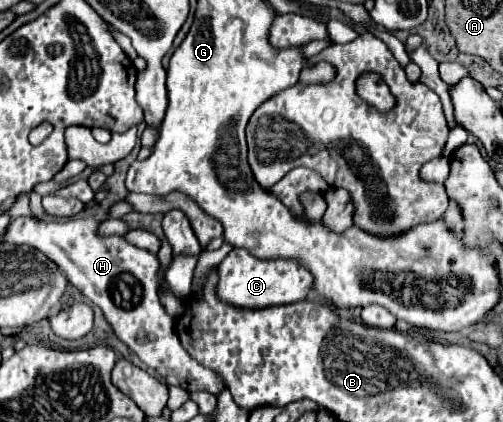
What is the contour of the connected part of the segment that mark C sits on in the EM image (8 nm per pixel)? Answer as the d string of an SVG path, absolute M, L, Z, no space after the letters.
M235 248L221 264L219 264L219 286L217 294L223 302L241 308L267 308L279 304L293 304L305 300L313 288L311 272L297 260L277 258L277 260L261 260L249 254L245 248Z

